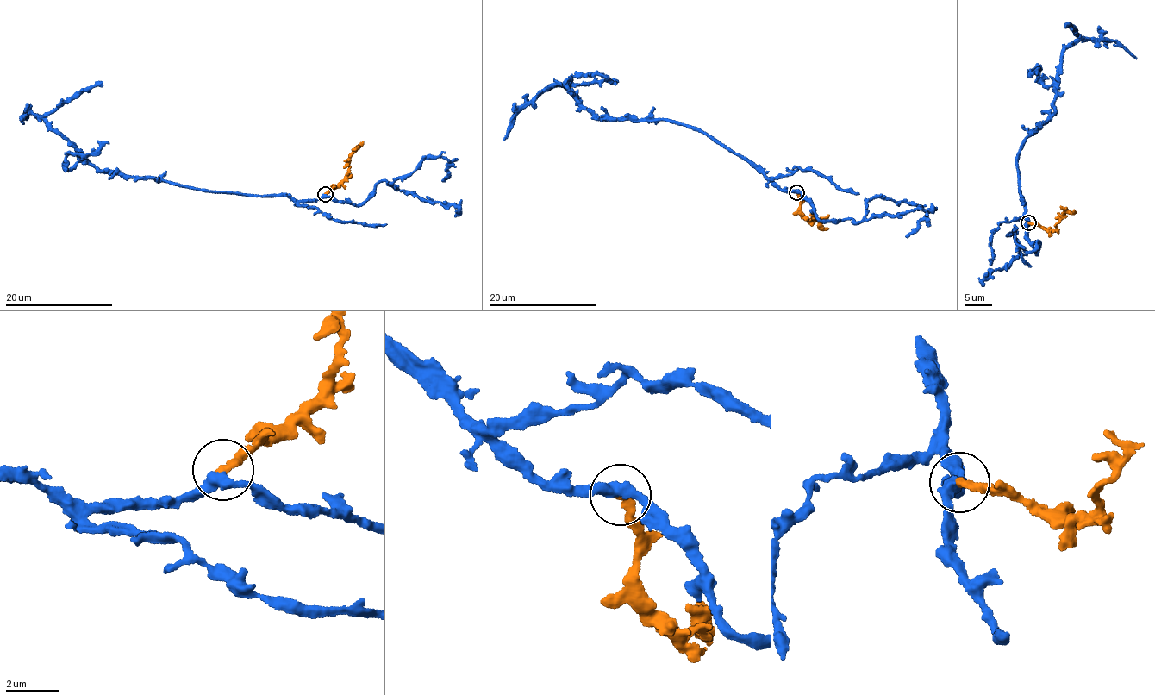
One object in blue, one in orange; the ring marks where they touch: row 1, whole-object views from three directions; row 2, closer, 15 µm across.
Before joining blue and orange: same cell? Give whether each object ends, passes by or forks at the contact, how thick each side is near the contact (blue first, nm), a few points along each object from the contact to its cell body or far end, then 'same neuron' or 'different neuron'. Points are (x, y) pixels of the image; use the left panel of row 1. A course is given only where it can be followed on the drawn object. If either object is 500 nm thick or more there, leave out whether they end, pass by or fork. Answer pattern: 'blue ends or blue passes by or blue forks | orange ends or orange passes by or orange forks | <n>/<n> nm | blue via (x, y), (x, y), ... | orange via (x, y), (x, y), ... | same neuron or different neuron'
blue passes by | orange ends | 400/300 nm | blue via (325, 194), (311, 201), (299, 201), (281, 195), (208, 190), (96, 169), (52, 129), (46, 115), (102, 81) | orange via (325, 194), (346, 177), (350, 155), (363, 141) | same neuron

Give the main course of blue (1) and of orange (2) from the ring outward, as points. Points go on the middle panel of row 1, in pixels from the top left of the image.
1: (796, 191), (777, 187), (746, 160), (697, 129), (657, 119), (592, 115), (566, 89), (549, 87), (617, 83)
2: (796, 191), (801, 216), (809, 220), (812, 218), (827, 228)

